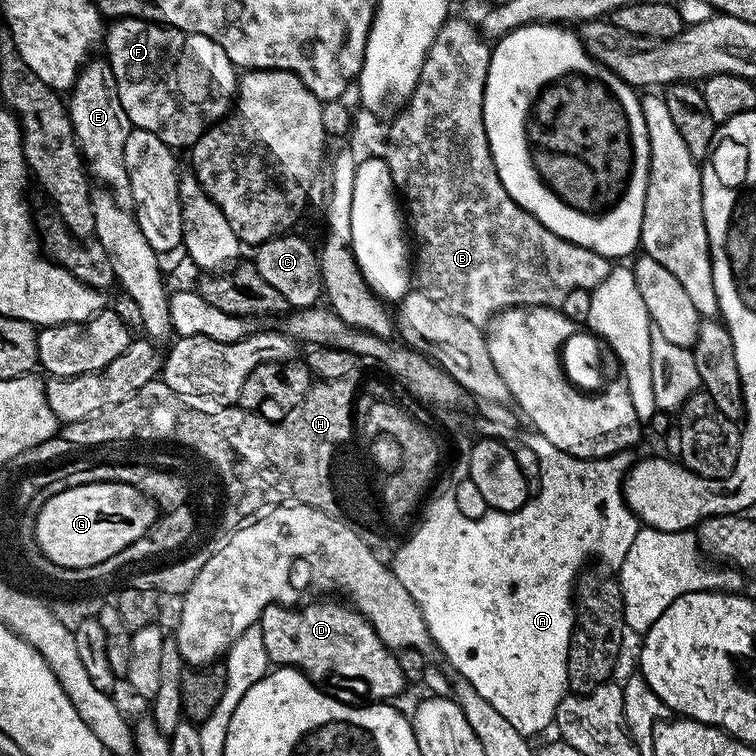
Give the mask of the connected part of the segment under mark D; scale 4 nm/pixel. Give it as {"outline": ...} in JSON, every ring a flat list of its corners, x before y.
{"outline":[[328,600,325,604,307,604,303,606,271,604,266,606,266,610,262,610,258,627,262,630,262,642,266,645,269,661,276,666,299,668,313,684,322,686,325,692,344,704,351,704,353,701,395,701,397,699,395,696,406,688,399,658,393,649,387,648,382,638,378,638,371,622,347,603,335,604,334,601]]}

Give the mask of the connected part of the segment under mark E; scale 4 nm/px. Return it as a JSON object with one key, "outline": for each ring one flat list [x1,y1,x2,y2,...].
{"outline":[[89,59,76,75,70,95,72,97,67,97,66,100,68,117,91,179,101,180,104,183,101,185,111,192,114,199,121,205,131,205,132,191,126,174,126,158,124,157,130,125,126,118,126,110,122,110,122,102,118,102,118,86,114,82,114,74,110,70,107,59]]}

